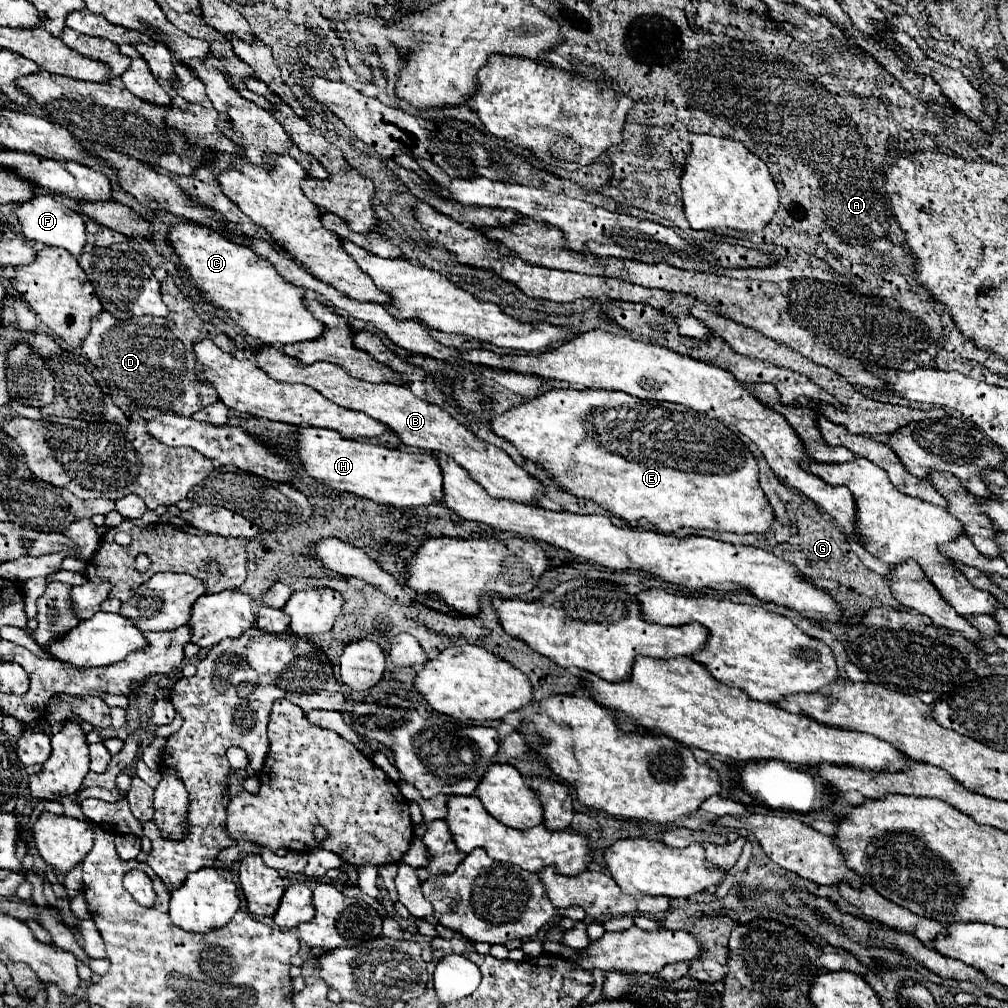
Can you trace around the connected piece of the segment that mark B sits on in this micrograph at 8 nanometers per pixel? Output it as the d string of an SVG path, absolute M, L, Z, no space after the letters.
M261 345L255 349L255 365L263 369L269 377L281 383L303 383L325 395L329 401L367 413L375 421L383 423L387 429L391 429L405 445L409 447L419 447L427 451L437 451L449 455L457 465L467 469L473 481L477 481L491 497L503 497L503 499L513 499L513 501L523 501L523 503L533 503L533 495L541 493L543 487L539 481L535 481L531 475L527 475L525 469L513 463L513 459L497 449L495 445L489 445L481 441L479 437L473 437L469 429L461 427L457 419L453 419L449 413L445 413L441 407L431 405L411 393L409 387L405 385L395 385L395 383L365 383L361 379L349 377L339 365L333 363L313 363L313 365L301 365L297 359L281 353L281 349L273 345Z

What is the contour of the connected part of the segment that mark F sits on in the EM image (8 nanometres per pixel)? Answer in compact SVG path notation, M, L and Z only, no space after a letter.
M37 195L31 201L21 203L15 209L15 215L19 219L21 225L21 235L25 239L37 241L37 243L45 243L45 245L55 245L55 247L63 247L67 249L71 255L81 255L81 249L85 245L85 221L77 211L71 211L67 207L63 207L59 201L55 201L53 195Z

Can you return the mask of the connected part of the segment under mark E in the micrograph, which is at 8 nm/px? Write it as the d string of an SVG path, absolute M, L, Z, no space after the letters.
M551 389L493 417L491 431L511 441L525 459L541 465L563 491L591 499L627 523L647 521L661 533L675 533L683 527L765 533L773 523L773 509L761 493L751 451L723 423L683 405L641 401L621 391Z

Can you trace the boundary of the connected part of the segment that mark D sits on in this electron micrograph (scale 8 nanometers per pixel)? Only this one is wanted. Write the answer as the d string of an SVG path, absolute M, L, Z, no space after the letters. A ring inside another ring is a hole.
M165 277L165 281L161 283L161 293L163 293L163 301L165 301L165 305L169 309L169 315L165 319L159 319L159 317L133 317L133 319L121 321L121 319L115 319L111 313L103 311L97 317L93 317L91 333L83 341L81 349L83 349L85 357L101 371L103 379L107 381L107 385L111 389L113 403L119 409L123 409L125 413L137 413L143 419L151 419L157 413L171 413L171 415L191 417L197 409L203 409L207 405L215 403L217 401L217 391L213 391L211 385L201 385L201 381L197 381L195 367L189 369L189 361L195 361L195 357L193 357L193 351L189 351L189 347L185 347L185 345L193 343L193 341L210 339L227 353L232 353L236 350L236 347L226 334L214 325L199 319L199 315L191 309L191 303L181 295L177 285L173 283L173 277ZM175 335L185 335L185 341L183 341L185 349L181 349L181 345L173 345Z

